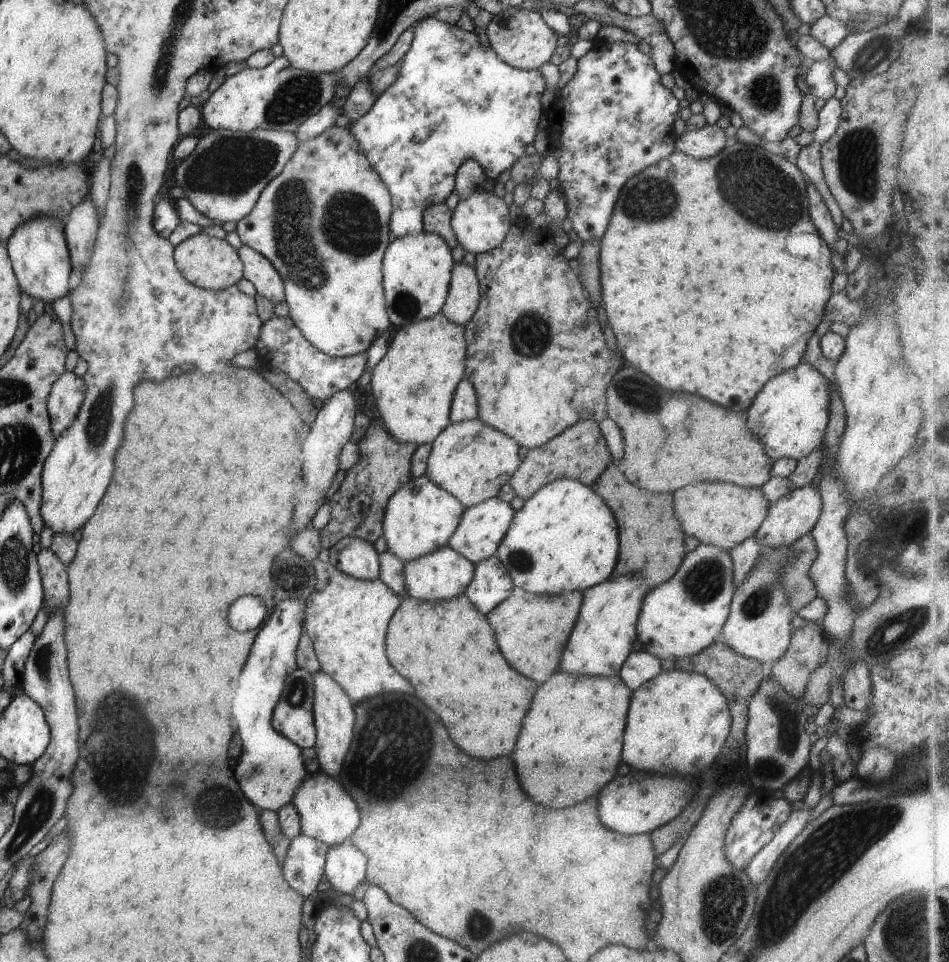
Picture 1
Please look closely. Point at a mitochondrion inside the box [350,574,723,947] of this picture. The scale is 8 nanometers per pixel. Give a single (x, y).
(478, 925)

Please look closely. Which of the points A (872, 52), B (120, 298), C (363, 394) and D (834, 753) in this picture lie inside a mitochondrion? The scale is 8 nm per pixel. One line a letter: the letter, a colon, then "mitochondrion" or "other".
A: mitochondrion
B: mitochondrion
C: other
D: other

